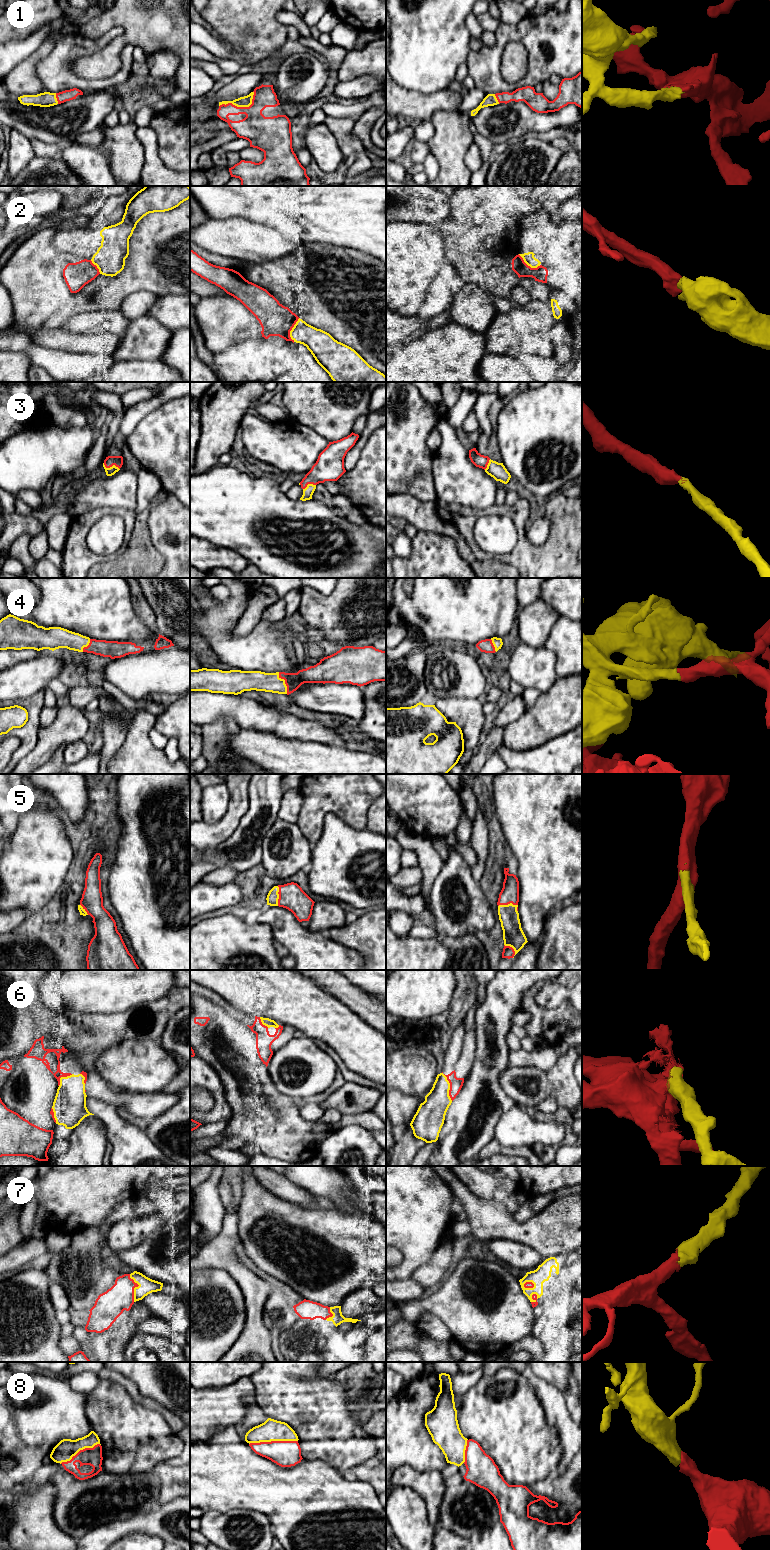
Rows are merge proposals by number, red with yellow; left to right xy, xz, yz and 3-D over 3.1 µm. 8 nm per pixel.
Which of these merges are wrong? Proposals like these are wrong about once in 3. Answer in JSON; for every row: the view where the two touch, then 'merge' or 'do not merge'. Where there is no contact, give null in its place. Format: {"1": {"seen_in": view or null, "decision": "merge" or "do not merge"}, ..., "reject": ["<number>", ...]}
{"1": {"seen_in": "xz", "decision": "merge"}, "2": {"seen_in": "xz", "decision": "do not merge"}, "3": {"seen_in": "xy", "decision": "merge"}, "4": {"seen_in": "xz", "decision": "merge"}, "5": {"seen_in": "yz", "decision": "merge"}, "6": {"seen_in": "yz", "decision": "do not merge"}, "7": {"seen_in": "xy", "decision": "merge"}, "8": {"seen_in": "xz", "decision": "merge"}, "reject": ["2", "6"]}

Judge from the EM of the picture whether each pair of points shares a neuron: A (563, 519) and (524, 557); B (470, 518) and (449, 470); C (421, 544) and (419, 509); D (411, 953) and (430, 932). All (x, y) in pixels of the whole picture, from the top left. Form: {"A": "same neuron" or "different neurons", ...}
{"A": "same neuron", "B": "different neurons", "C": "different neurons", "D": "different neurons"}

